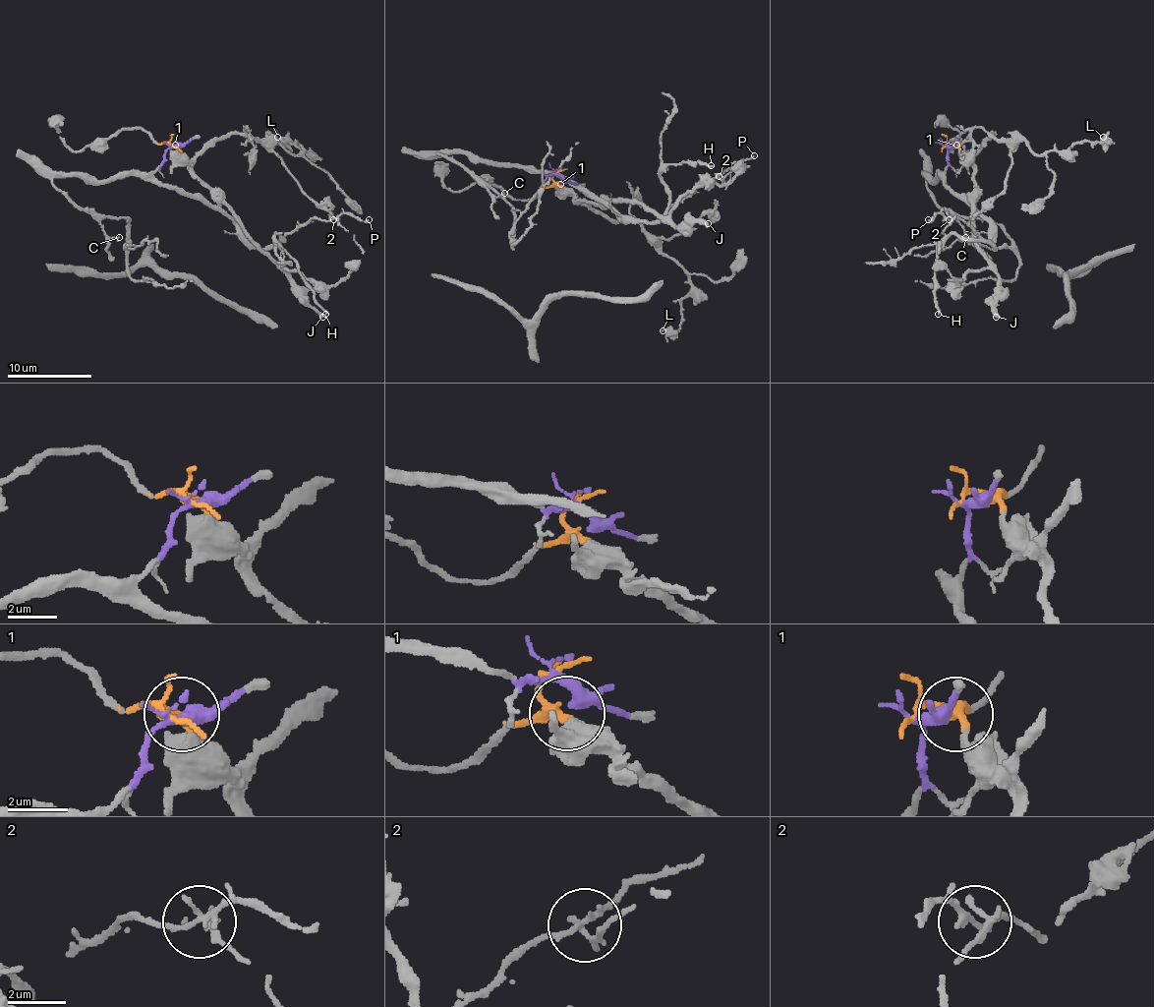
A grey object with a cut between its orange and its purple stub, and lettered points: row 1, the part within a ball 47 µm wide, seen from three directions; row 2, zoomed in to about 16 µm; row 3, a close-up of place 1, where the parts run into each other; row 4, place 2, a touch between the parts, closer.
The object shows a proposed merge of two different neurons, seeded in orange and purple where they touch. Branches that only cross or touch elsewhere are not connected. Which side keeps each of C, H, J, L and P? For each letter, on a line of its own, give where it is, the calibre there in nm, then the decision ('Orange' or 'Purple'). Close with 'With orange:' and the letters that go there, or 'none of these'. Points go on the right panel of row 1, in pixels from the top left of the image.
C: Place: (965, 237). Thickness 120 nm. Purple
H: Place: (938, 314). Thickness 220 nm. Purple
J: Place: (996, 317). Thickness 380 nm. Orange
L: Place: (1103, 137). Thickness 320 nm. Orange
P: Place: (928, 219). Thickness 140 nm. Purple
With orange: J, L

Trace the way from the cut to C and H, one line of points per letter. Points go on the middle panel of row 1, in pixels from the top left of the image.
C: (558, 173), (546, 176), (535, 169), (473, 161), (460, 152), (437, 152), (458, 161), (494, 197), (505, 193)
H: (558, 173), (539, 171), (588, 189), (619, 216), (656, 222), (668, 206), (660, 173), (678, 163), (711, 165)

